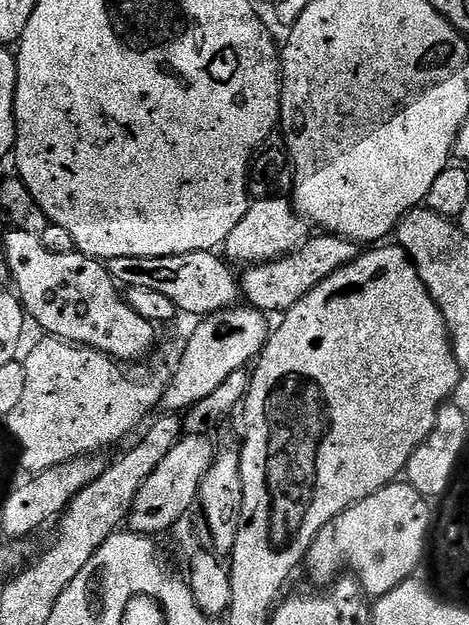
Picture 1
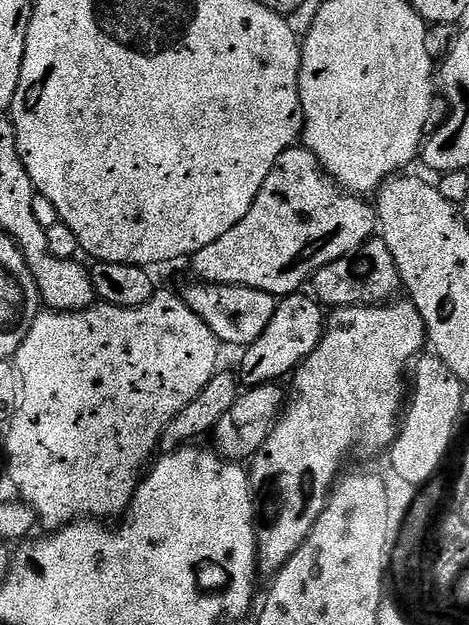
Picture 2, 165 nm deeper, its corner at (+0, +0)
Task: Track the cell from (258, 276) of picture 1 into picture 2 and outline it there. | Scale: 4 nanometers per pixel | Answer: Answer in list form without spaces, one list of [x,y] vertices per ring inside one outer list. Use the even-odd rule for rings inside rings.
[[[379,238],[367,240],[357,252],[338,258],[318,270],[310,281],[311,295],[322,306],[337,308],[369,308],[372,304],[386,304],[393,299],[402,285],[398,266],[394,262],[394,254],[390,254],[390,246]]]

